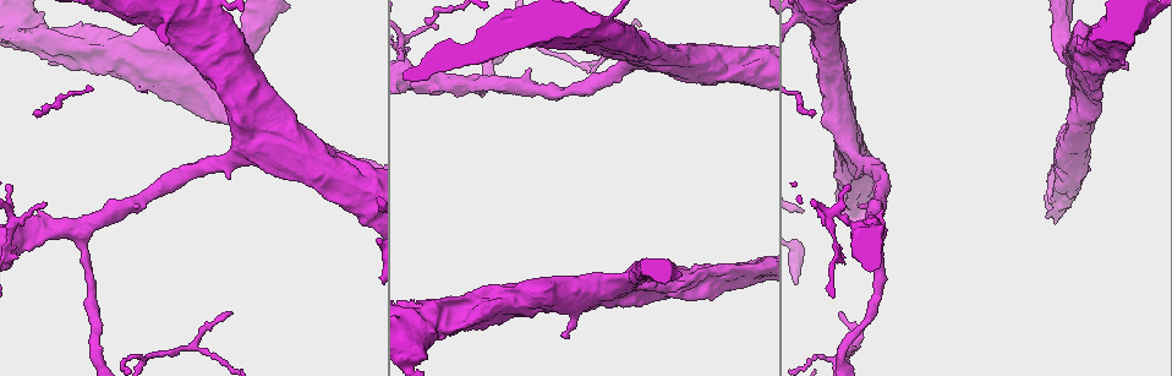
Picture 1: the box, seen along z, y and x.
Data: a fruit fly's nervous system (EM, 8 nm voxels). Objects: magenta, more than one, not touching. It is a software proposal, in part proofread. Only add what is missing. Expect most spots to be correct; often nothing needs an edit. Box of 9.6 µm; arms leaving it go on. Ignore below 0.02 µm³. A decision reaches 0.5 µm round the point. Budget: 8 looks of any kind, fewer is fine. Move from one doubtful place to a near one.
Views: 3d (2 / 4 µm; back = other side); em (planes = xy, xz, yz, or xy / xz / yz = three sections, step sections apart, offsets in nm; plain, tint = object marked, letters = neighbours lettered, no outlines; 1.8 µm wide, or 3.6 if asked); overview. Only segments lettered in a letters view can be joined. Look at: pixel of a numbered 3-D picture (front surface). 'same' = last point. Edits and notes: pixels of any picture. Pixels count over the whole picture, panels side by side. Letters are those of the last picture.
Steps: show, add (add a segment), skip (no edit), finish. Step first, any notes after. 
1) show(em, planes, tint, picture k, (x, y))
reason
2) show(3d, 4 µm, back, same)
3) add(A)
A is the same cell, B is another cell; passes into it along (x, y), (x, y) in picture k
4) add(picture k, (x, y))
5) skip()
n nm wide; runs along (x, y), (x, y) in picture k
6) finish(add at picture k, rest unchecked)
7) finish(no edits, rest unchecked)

show(3d, 4 µm, picture 1, (864, 237))
sudden change in width

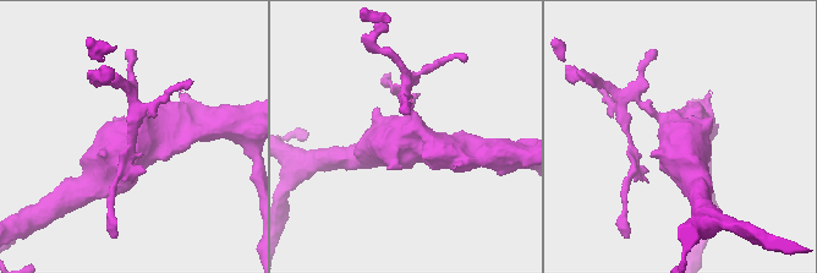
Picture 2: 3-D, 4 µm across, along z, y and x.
show(em, 3.6 µm, planes, letters, picture 2, (145, 136))
now the EM

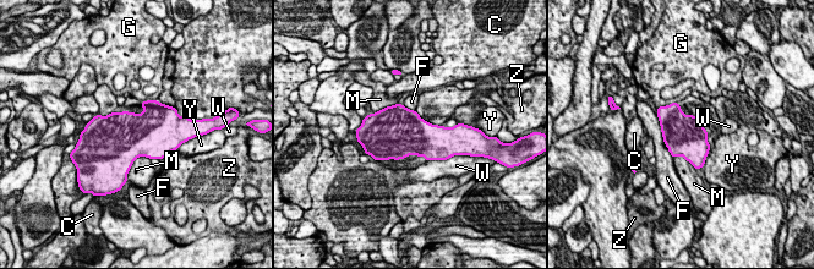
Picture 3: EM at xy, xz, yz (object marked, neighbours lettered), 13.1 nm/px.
skip()
C, F, G, M, W, Y and Z are other cells; no lettered segment goes on from it

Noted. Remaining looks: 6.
show(3d, 4 µm, picture 1, (183, 13))
calibre changes

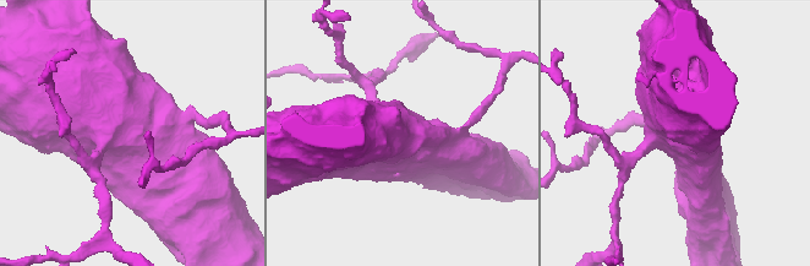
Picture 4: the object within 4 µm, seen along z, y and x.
show(em, 3.6 µm, planes, letters, picture 4, (127, 135))

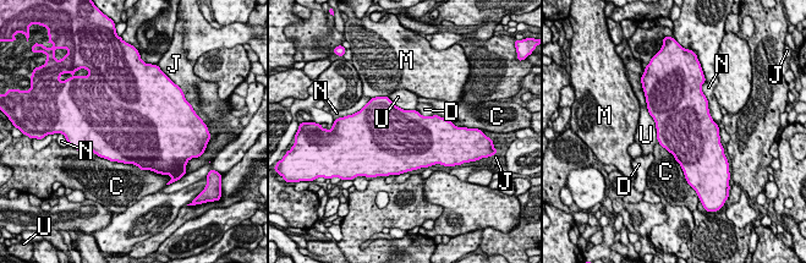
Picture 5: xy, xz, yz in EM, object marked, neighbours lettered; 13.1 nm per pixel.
skip()
750 nm wide; C, D, J, M, N and U are other cells; no lettered segment goes on from it

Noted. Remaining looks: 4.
show(em, yz, step 4, tint, picture 1, (1127, 67))
branch stops here

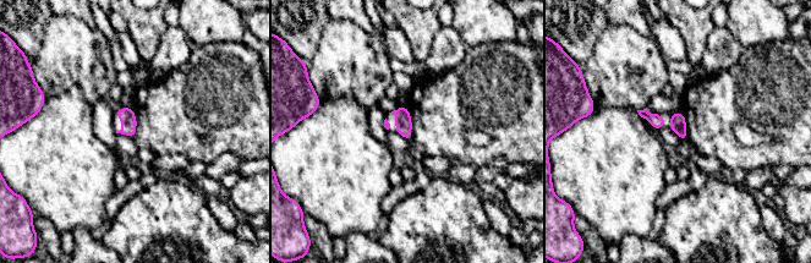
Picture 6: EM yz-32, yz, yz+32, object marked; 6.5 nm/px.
show(em, planes, letters, same)
another direction

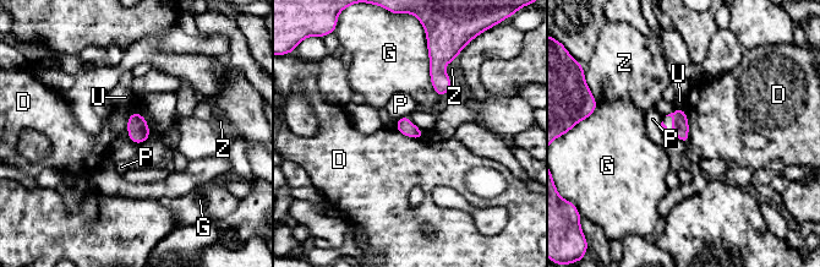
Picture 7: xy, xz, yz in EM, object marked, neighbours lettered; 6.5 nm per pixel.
skip()
110 nm wide; D, G, P, U and Z are other cells; border along (683, 109), (688, 123), (688, 143) in picture 7; none of them fits

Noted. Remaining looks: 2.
finish(no edits, rest unchecked)

